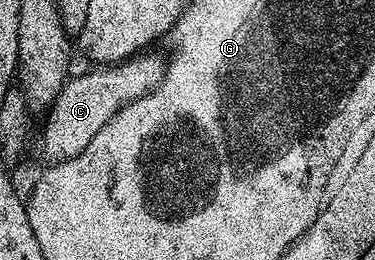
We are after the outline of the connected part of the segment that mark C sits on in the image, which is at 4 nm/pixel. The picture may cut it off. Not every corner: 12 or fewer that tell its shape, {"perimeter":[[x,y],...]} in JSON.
{"perimeter":[[150,54],[71,75],[45,113],[42,152],[76,158],[118,109],[166,75]]}

